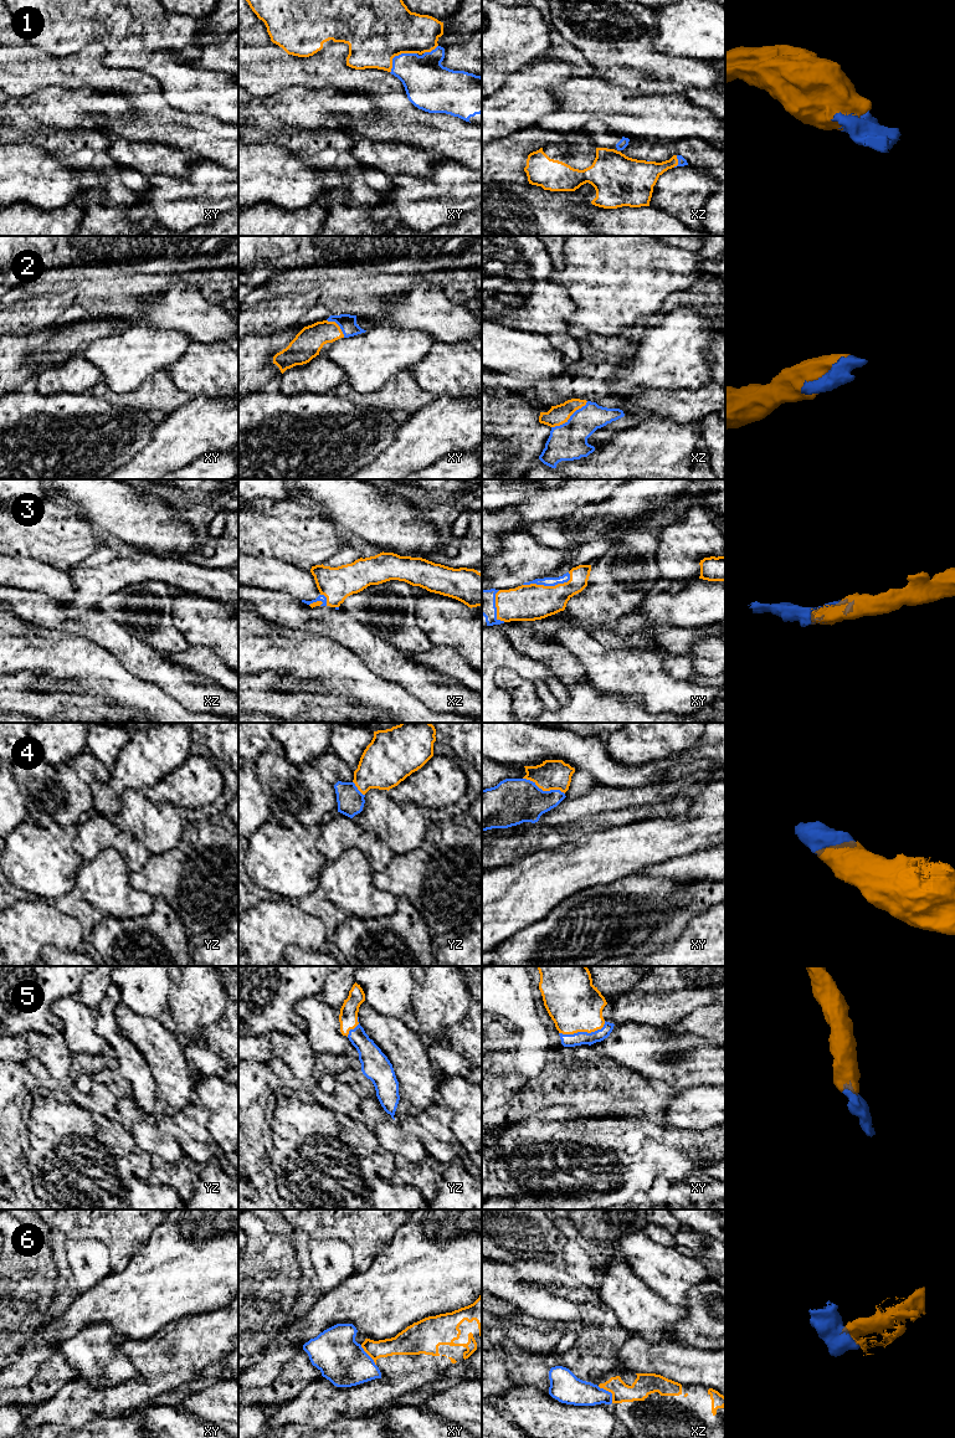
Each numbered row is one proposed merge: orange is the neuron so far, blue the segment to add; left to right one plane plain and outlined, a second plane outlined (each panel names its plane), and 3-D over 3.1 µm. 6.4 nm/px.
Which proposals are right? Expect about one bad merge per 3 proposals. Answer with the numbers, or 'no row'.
1, 2, 3, 4, 5

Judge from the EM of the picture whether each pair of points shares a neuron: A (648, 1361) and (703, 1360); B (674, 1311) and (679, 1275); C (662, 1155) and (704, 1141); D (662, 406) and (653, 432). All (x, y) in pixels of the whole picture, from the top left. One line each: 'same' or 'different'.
A: same
B: different
C: same
D: different

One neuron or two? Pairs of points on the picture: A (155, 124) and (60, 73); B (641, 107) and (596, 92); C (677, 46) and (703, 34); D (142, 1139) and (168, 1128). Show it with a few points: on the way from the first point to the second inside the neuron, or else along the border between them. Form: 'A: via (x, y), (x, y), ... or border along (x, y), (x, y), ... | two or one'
A: via (139, 98), (121, 80), (86, 76) | one
B: via (630, 103), (607, 99) | one
C: via (683, 40), (689, 34), (697, 34) | one
D: border along (154, 1123), (163, 1134), (168, 1134), (183, 1150) | two

